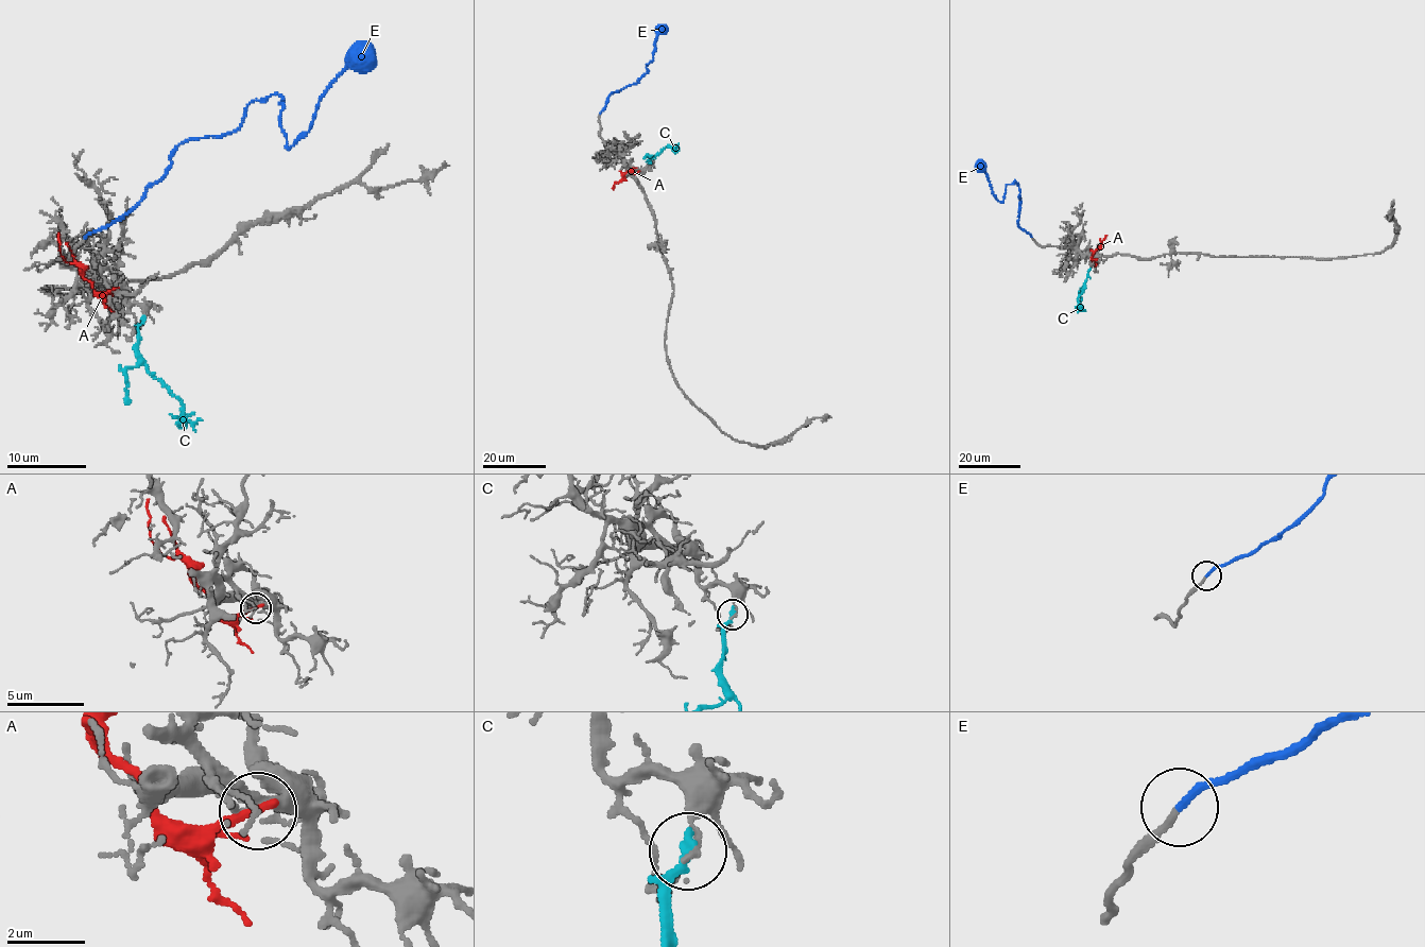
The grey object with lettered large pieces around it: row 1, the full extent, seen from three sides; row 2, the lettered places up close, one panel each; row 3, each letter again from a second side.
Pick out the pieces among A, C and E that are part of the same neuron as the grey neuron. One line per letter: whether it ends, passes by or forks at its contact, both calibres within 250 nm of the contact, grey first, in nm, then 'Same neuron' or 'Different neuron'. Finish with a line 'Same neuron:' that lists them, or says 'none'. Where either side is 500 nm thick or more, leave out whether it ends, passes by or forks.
A: It ends there. Thickness 320 nm (grey) against 240 nm. Different neuron
C: It ends there. Thickness 160 nm (grey) against 280 nm. Different neuron
E: It ends there. Thickness 150 nm (grey) against 190 nm. Same neuron
Same neuron: E

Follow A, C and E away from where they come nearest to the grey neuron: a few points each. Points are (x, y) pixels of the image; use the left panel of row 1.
A: (115, 290), (105, 291), (92, 288), (80, 268), (61, 254), (58, 233)
C: (142, 319), (138, 327), (138, 360), (178, 400), (182, 406), (181, 428), (189, 422)
E: (84, 238), (135, 205), (176, 148), (232, 134), (256, 100), (282, 99), (290, 150), (326, 86), (372, 45)

